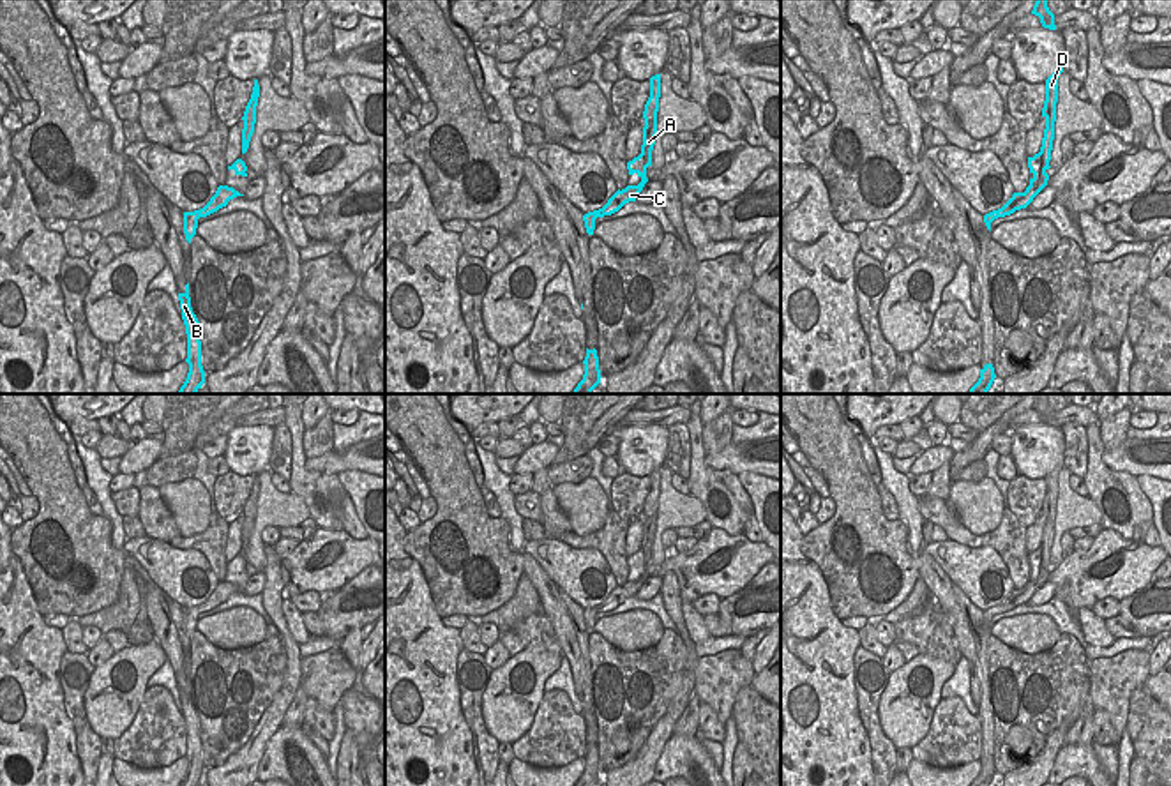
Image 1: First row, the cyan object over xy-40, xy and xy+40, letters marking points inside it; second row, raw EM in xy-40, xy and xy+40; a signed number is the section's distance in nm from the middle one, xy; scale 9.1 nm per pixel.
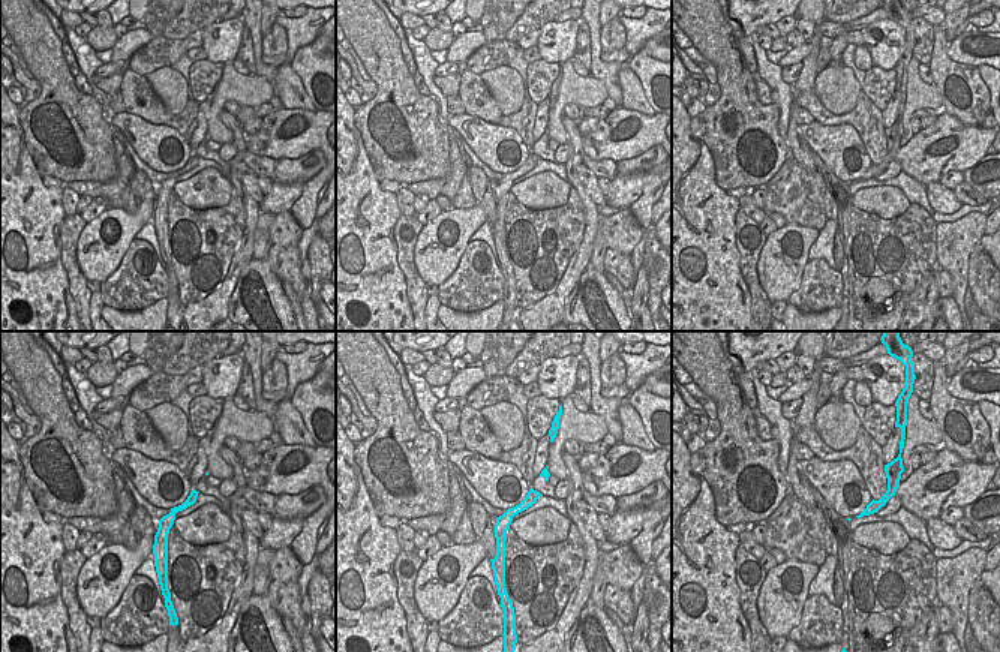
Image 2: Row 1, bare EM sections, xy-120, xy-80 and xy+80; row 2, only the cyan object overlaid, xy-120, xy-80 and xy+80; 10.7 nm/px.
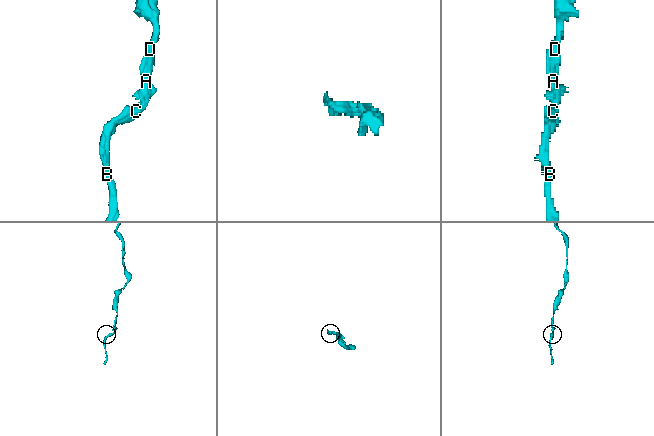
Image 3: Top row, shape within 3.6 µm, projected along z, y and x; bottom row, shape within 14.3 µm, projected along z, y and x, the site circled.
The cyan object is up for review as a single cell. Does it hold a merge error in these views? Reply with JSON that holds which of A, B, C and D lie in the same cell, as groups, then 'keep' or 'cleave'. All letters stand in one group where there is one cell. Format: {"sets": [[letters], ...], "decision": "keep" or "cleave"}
{"sets": [["A", "B", "C", "D"]], "decision": "keep"}

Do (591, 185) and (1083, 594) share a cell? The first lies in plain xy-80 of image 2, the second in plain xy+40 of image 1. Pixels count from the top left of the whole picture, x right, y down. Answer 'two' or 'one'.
two

